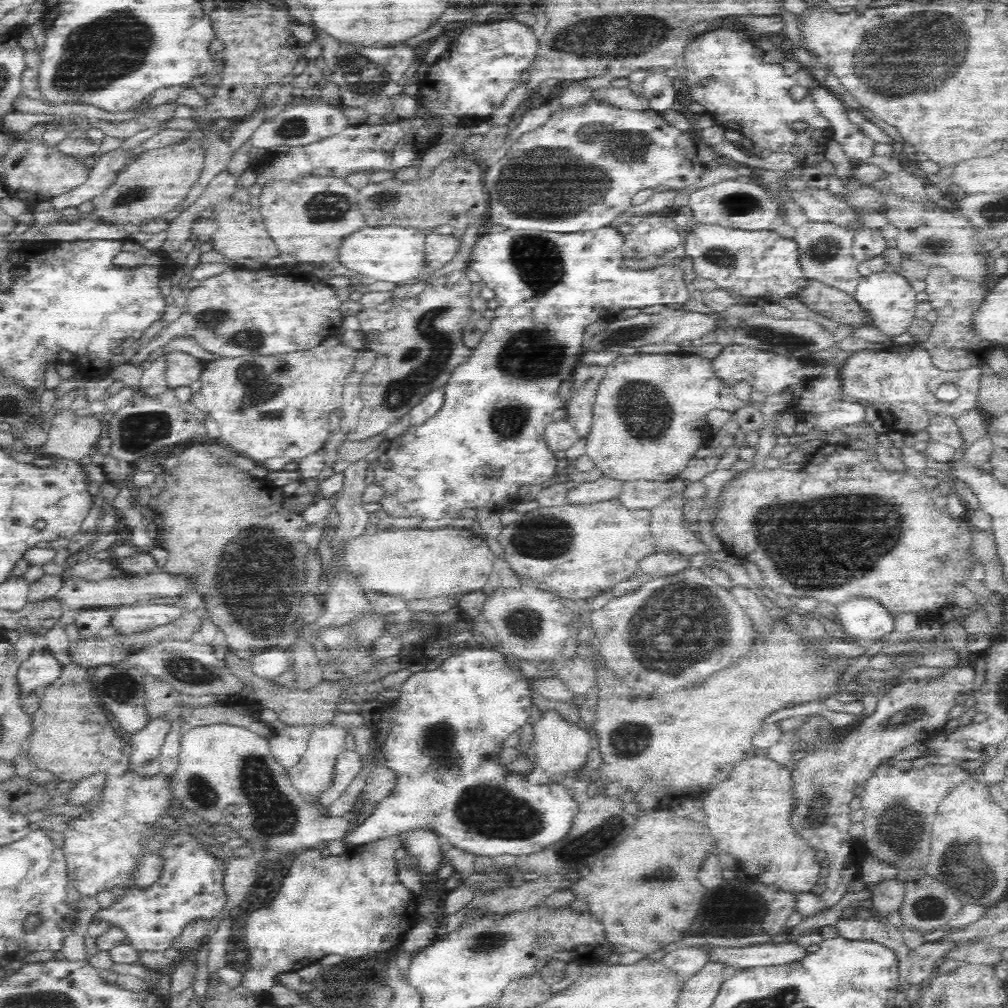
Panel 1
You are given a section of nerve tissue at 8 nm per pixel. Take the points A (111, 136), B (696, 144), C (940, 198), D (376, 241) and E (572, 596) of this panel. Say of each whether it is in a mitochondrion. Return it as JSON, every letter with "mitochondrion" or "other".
{"A":"other","B":"other","C":"other","D":"other","E":"other"}

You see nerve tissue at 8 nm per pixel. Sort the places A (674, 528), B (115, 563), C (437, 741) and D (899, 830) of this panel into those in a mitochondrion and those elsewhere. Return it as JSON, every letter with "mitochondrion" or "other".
{"A":"other","B":"other","C":"mitochondrion","D":"mitochondrion"}

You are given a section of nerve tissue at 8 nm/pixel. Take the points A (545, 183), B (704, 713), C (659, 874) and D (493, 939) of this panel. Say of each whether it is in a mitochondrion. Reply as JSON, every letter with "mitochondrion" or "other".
{"A":"mitochondrion","B":"other","C":"mitochondrion","D":"mitochondrion"}

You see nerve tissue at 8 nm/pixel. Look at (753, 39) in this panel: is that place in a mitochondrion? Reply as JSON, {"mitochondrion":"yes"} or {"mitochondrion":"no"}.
{"mitochondrion":"no"}

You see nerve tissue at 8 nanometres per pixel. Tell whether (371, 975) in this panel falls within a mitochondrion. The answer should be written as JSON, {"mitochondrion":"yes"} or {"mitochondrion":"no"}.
{"mitochondrion":"no"}

